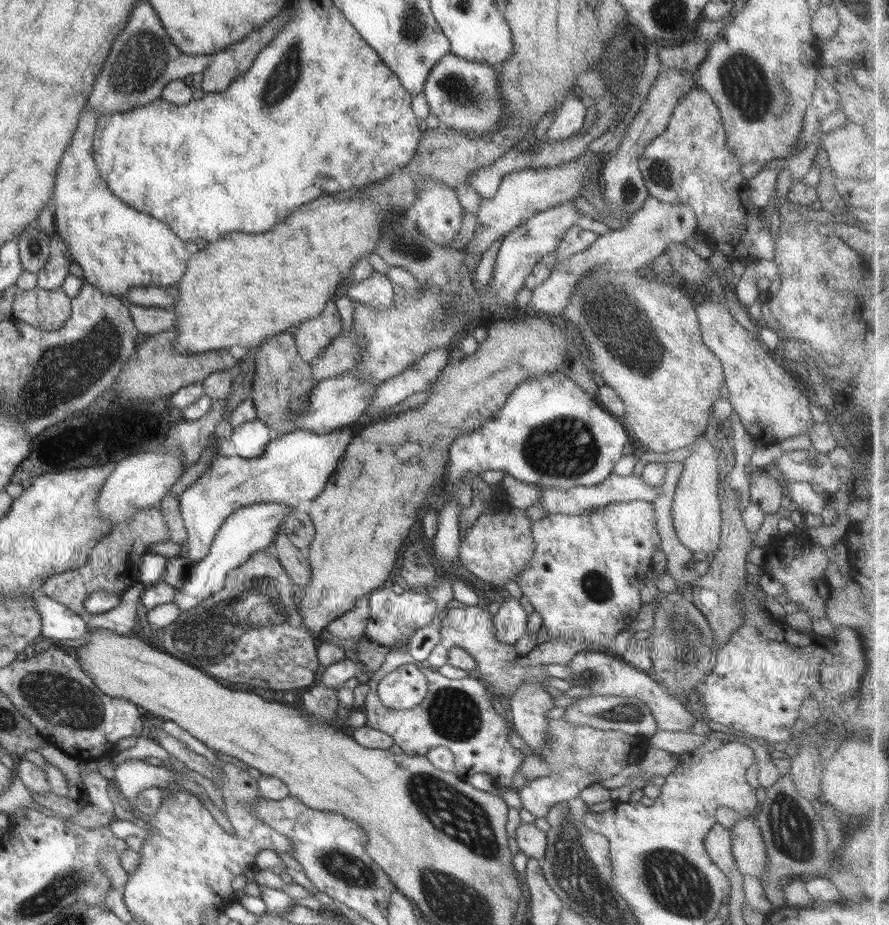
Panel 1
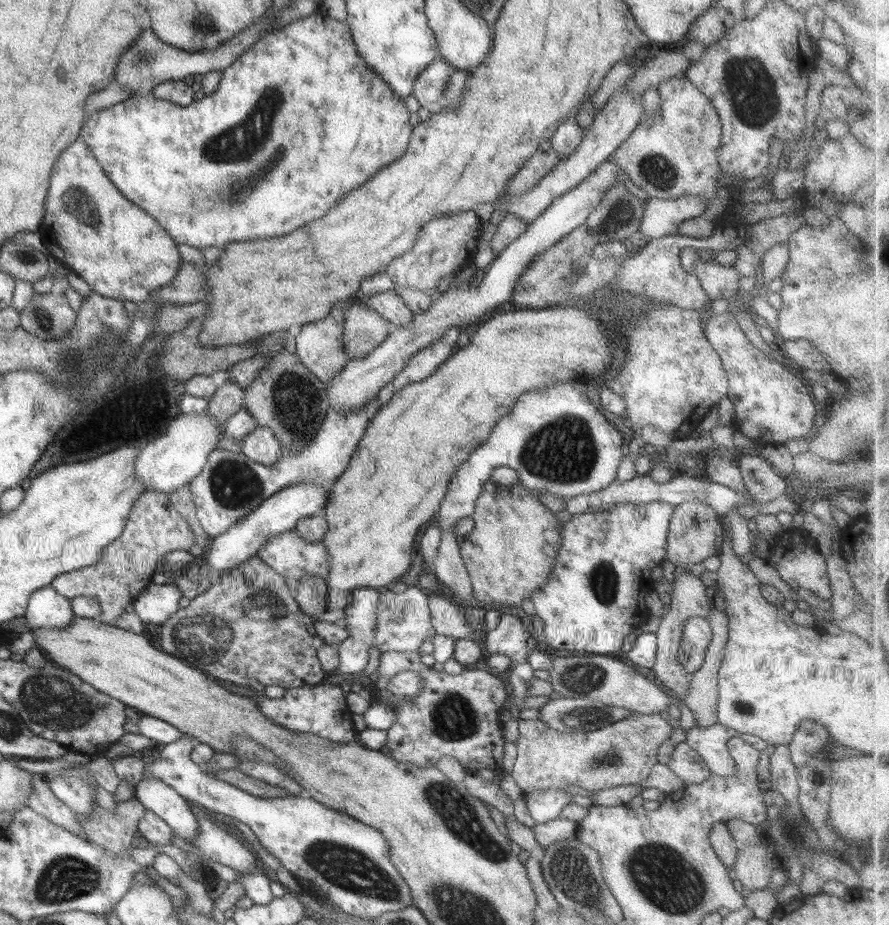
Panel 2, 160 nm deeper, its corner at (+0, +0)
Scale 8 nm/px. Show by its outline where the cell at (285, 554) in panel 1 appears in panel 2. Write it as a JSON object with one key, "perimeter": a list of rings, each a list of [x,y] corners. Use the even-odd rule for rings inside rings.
{"perimeter":[[[303,576],[292,588],[294,600],[299,604],[301,612],[311,616],[315,621],[327,610],[329,586],[321,576]]]}

